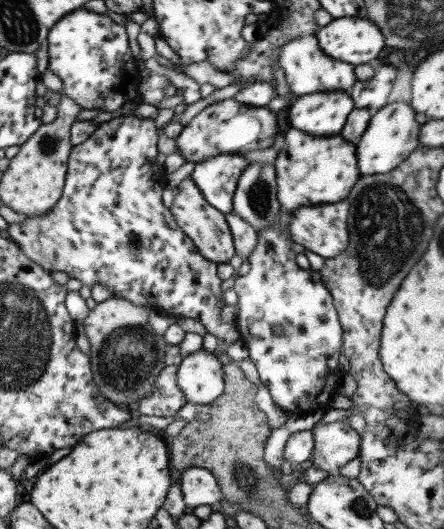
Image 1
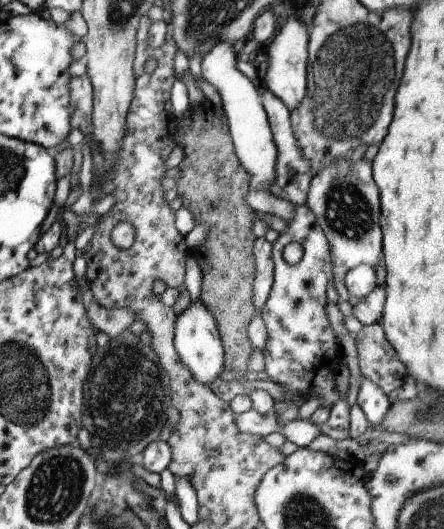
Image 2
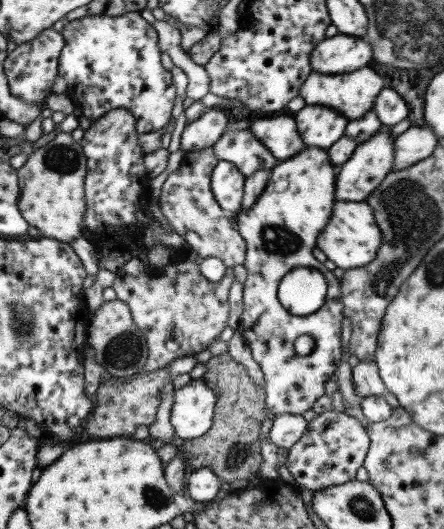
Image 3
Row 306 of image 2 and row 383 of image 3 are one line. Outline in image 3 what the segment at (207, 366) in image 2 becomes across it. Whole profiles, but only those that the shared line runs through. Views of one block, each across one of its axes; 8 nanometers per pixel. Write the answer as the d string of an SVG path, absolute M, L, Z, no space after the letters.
M193 379L173 391L170 423L174 436L193 440L203 436L211 427L216 394L204 383Z

